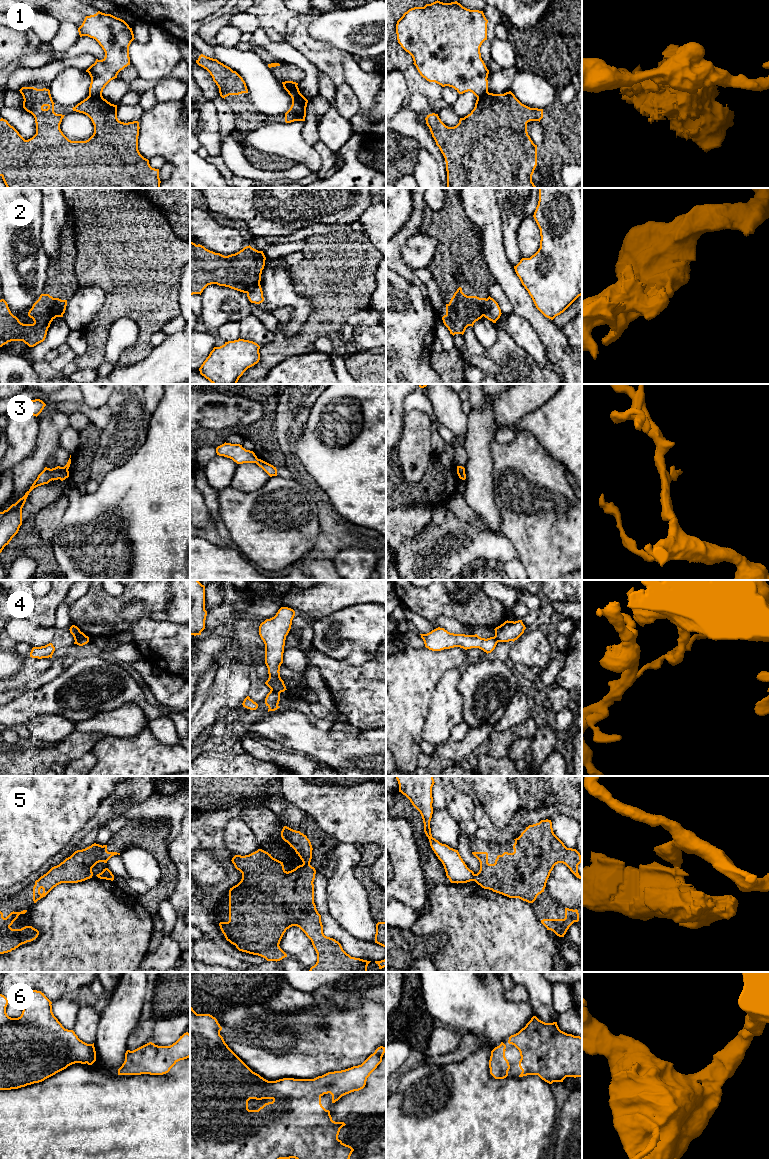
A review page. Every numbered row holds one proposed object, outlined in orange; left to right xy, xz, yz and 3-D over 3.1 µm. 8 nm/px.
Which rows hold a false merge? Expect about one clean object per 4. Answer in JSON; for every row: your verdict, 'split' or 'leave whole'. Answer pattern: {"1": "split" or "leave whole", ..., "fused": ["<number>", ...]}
{"1": "split", "2": "split", "3": "split", "4": "split", "5": "split", "6": "leave whole", "fused": ["1", "2", "3", "4", "5"]}

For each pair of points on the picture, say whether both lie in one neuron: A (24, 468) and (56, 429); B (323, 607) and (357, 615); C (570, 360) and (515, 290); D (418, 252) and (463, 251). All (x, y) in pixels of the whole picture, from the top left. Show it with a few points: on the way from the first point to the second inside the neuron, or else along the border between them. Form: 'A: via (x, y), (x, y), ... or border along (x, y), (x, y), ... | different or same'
A: via (34, 459), (48, 445), (48, 439) | same
B: border along (358, 603), (337, 609), (314, 619) | different
C: via (555, 343), (546, 329), (524, 307) | same
D: border along (437, 244), (432, 260) | different

